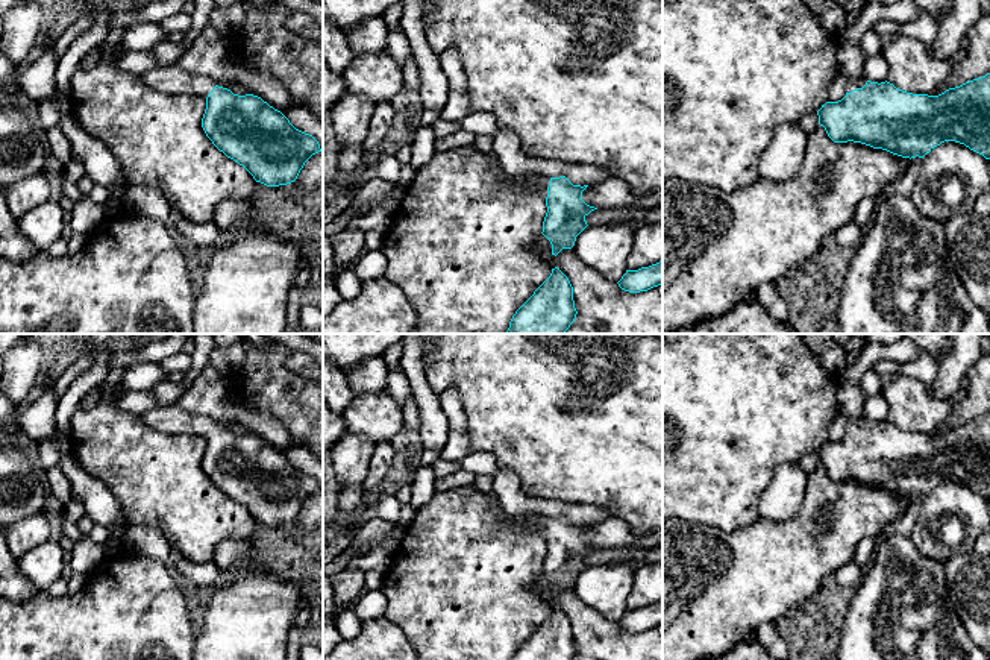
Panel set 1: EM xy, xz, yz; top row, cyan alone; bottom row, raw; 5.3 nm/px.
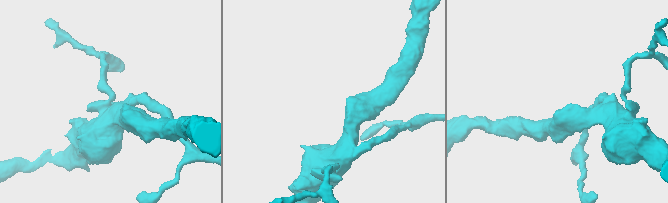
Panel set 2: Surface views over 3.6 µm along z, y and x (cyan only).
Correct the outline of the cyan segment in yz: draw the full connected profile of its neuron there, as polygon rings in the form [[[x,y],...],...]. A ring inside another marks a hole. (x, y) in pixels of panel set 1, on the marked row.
[[[990,73],[960,86],[949,88],[938,96],[907,93],[887,80],[878,83],[864,77],[849,79],[846,96],[838,102],[822,105],[817,115],[819,124],[825,127],[834,143],[861,143],[911,159],[916,156],[923,158],[945,141],[955,141],[990,159]]]

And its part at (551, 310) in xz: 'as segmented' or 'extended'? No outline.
as segmented

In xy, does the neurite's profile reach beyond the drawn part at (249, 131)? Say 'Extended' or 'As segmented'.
Extended

